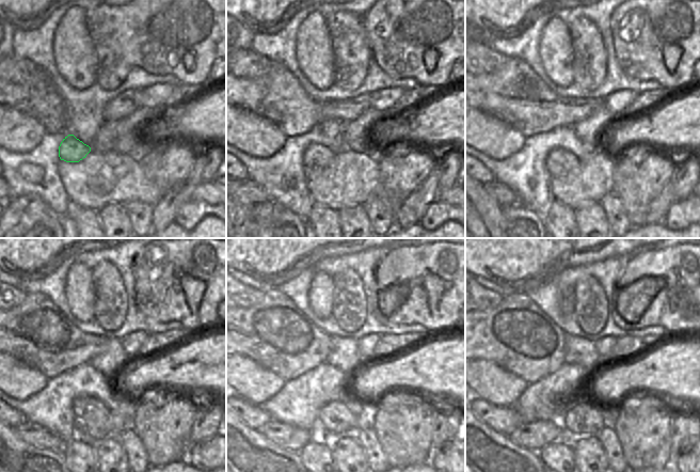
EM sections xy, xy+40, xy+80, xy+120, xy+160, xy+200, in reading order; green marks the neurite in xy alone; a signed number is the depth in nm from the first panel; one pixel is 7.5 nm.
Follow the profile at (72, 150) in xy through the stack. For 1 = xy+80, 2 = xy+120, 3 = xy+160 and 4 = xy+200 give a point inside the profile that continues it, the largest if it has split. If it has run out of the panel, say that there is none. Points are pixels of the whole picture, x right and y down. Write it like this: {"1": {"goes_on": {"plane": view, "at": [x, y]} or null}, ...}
{"1": {"goes_on": {"plane": "xy+80", "at": [559, 162]}}, "2": {"goes_on": {"plane": "xy+120", "at": [91, 413]}}, "3": {"goes_on": {"plane": "xy+160", "at": [336, 418]}}, "4": {"goes_on": {"plane": "xy+200", "at": [582, 417]}}}

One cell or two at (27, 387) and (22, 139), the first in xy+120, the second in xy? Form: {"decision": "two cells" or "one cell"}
{"decision": "one cell"}

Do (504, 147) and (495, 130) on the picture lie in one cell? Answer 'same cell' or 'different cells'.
same cell

